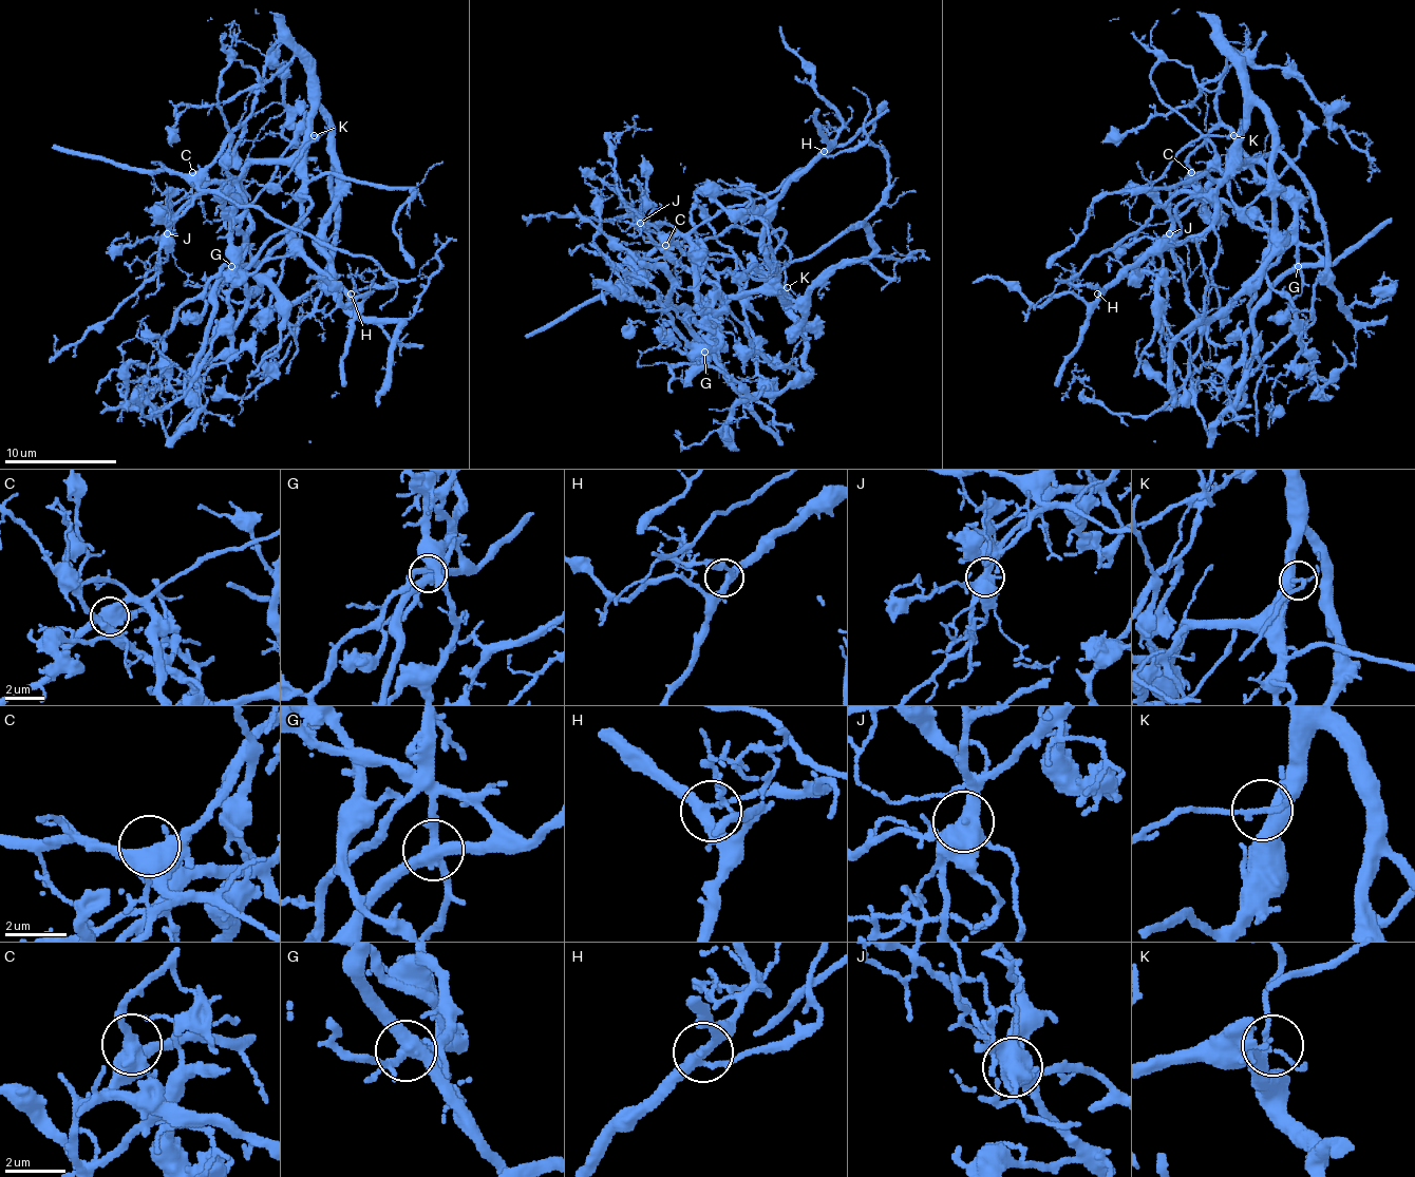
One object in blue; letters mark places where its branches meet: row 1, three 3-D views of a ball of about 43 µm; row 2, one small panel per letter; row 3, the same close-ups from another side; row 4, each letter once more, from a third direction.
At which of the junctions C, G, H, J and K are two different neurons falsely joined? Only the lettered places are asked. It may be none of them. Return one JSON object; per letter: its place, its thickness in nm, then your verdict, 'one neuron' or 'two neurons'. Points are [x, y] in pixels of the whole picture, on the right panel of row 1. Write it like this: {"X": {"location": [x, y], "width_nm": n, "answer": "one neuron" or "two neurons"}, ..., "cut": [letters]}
{"C": {"location": [1191, 172], "width_nm": 500, "answer": "one neuron"}, "G": {"location": [1298, 266], "width_nm": 420, "answer": "two neurons"}, "H": {"location": [1097, 293], "width_nm": 320, "answer": "one neuron"}, "J": {"location": [1169, 233], "width_nm": 500, "answer": "two neurons"}, "K": {"location": [1233, 135], "width_nm": 360, "answer": "one neuron"}, "cut": ["G", "J"]}

